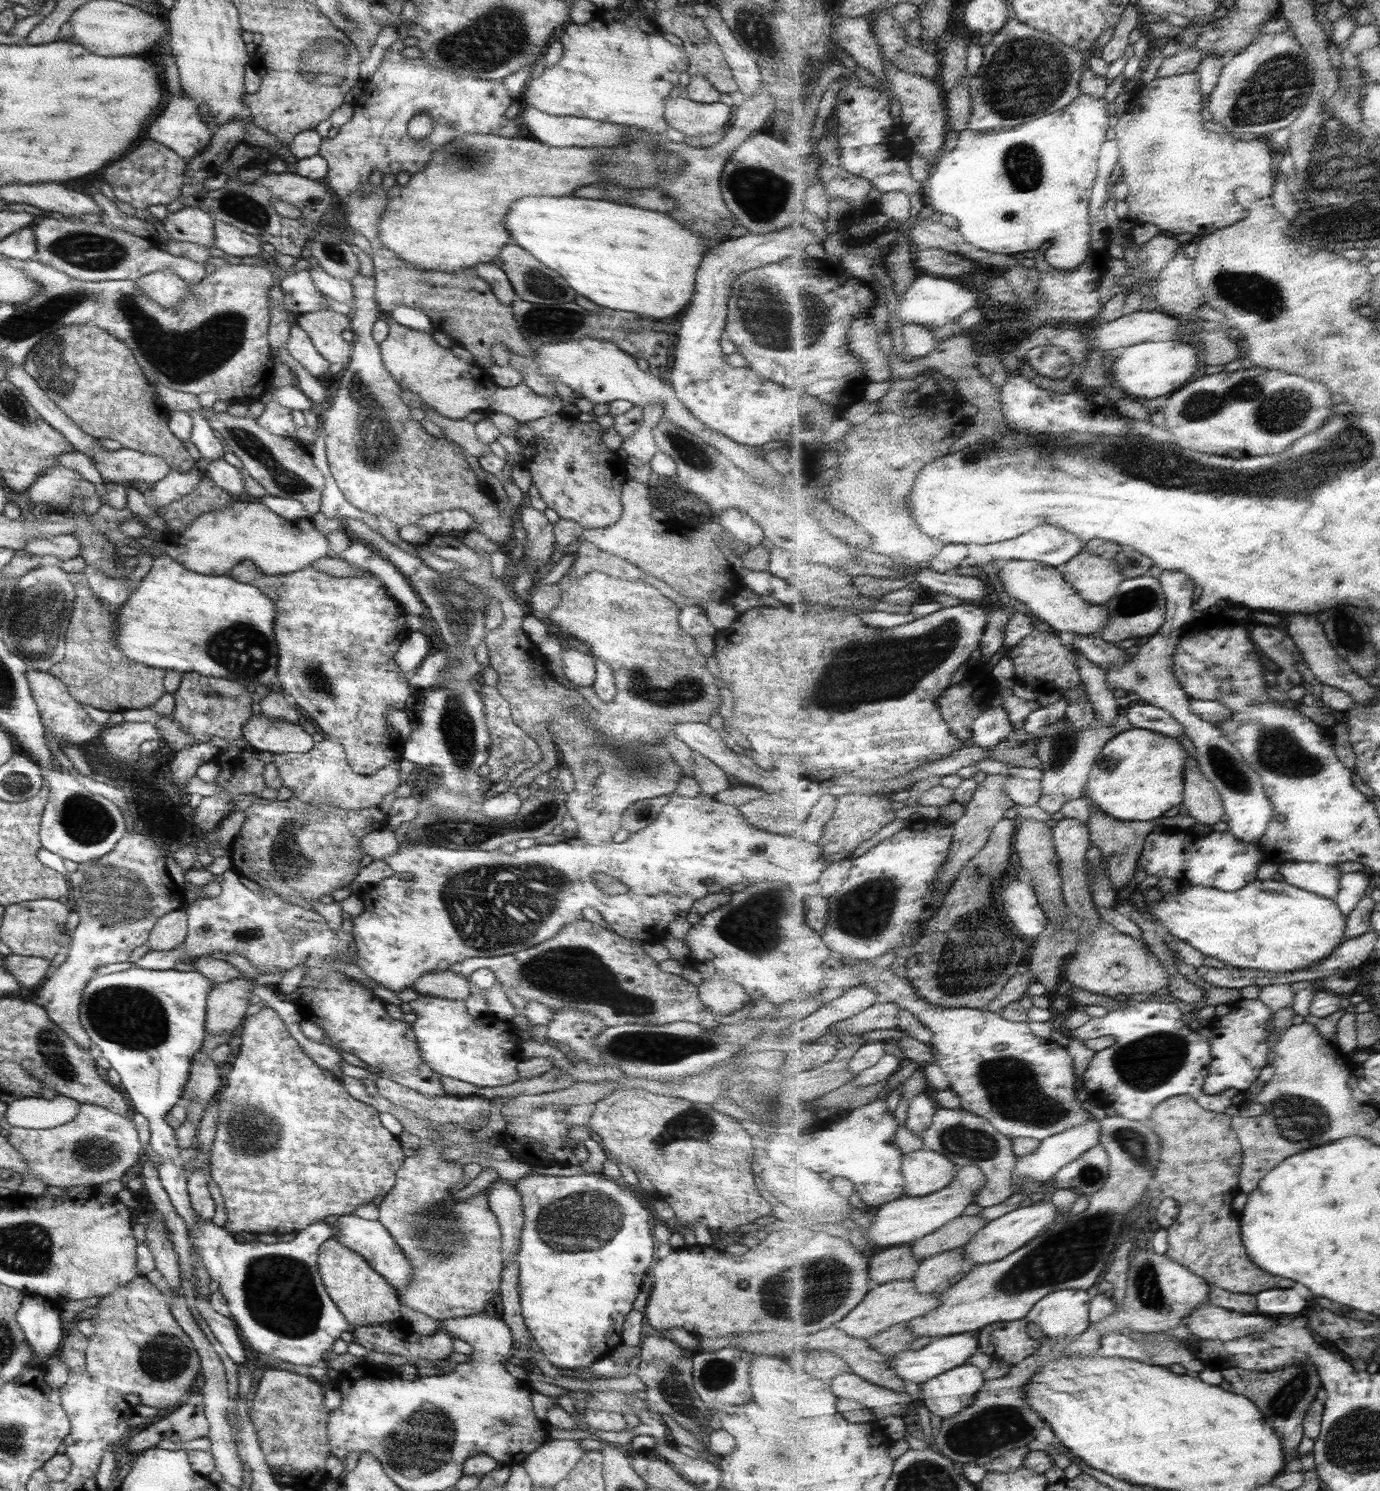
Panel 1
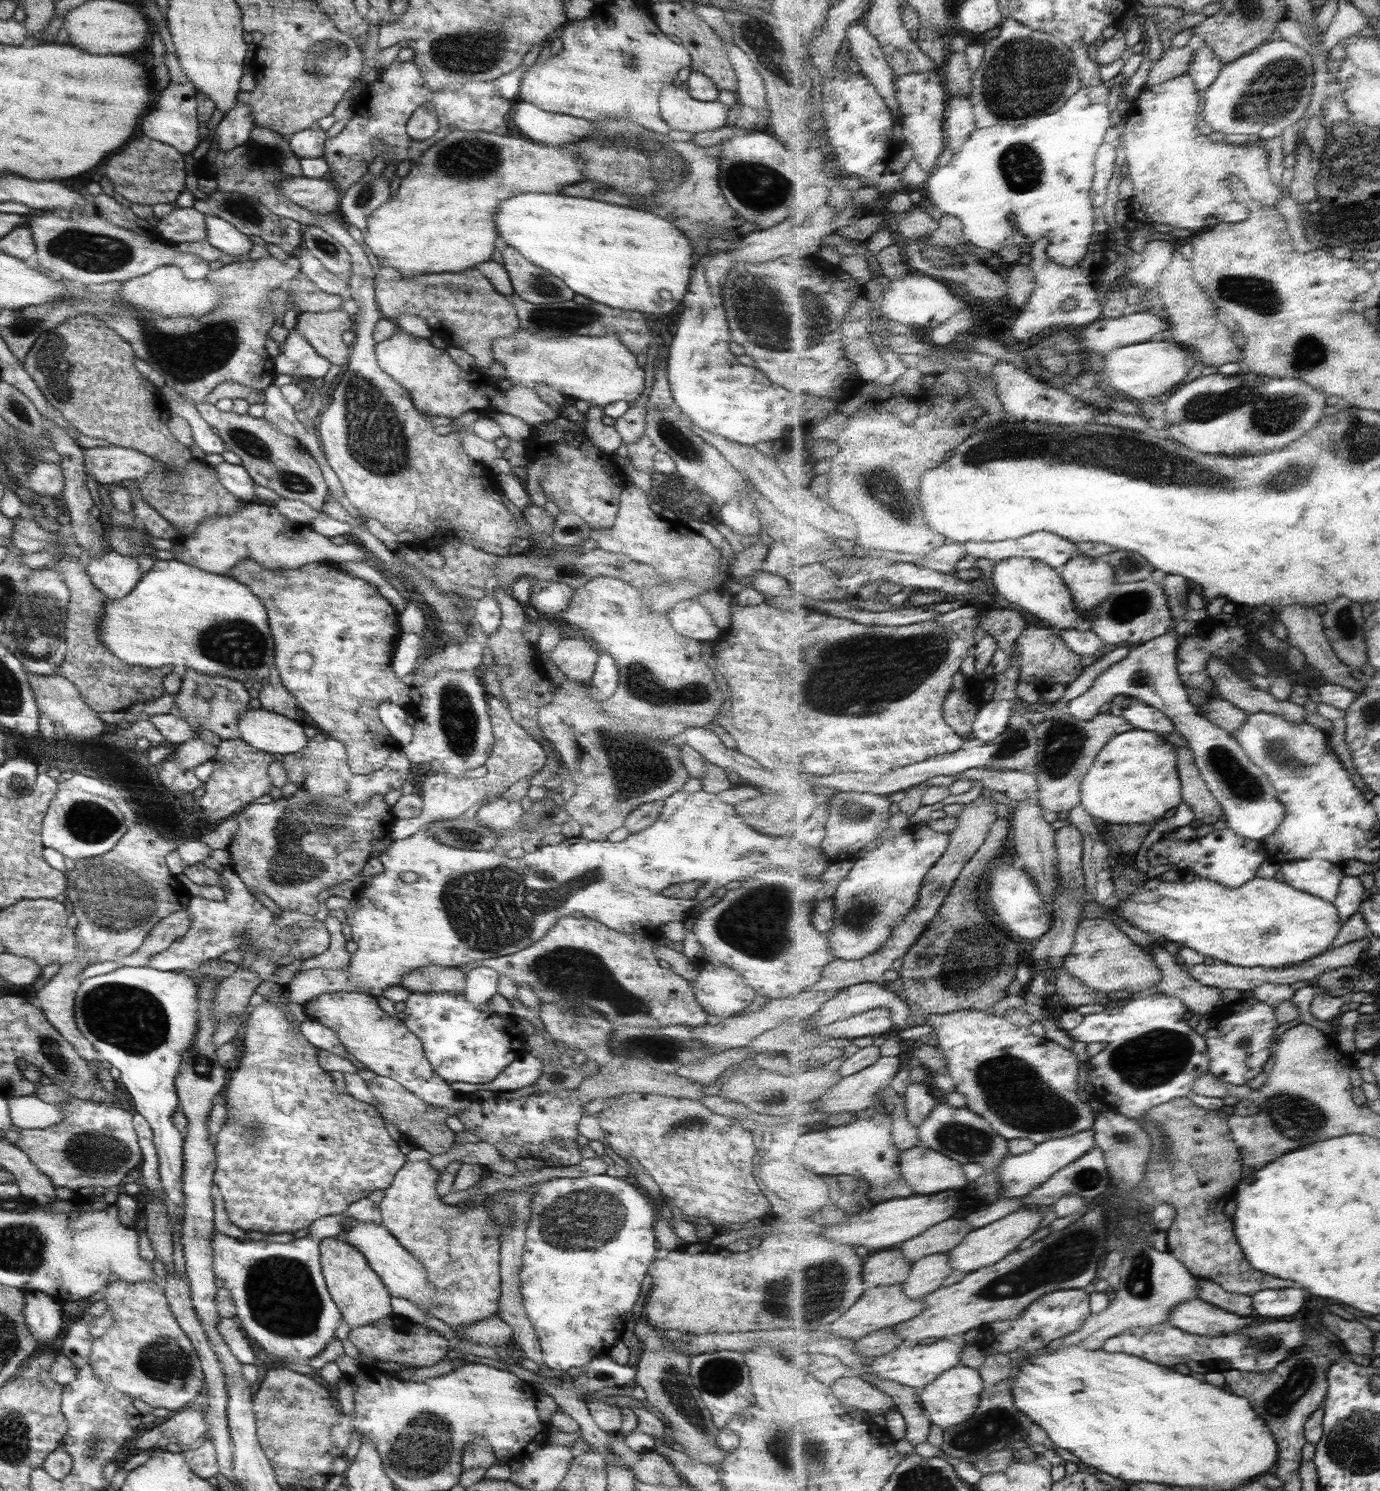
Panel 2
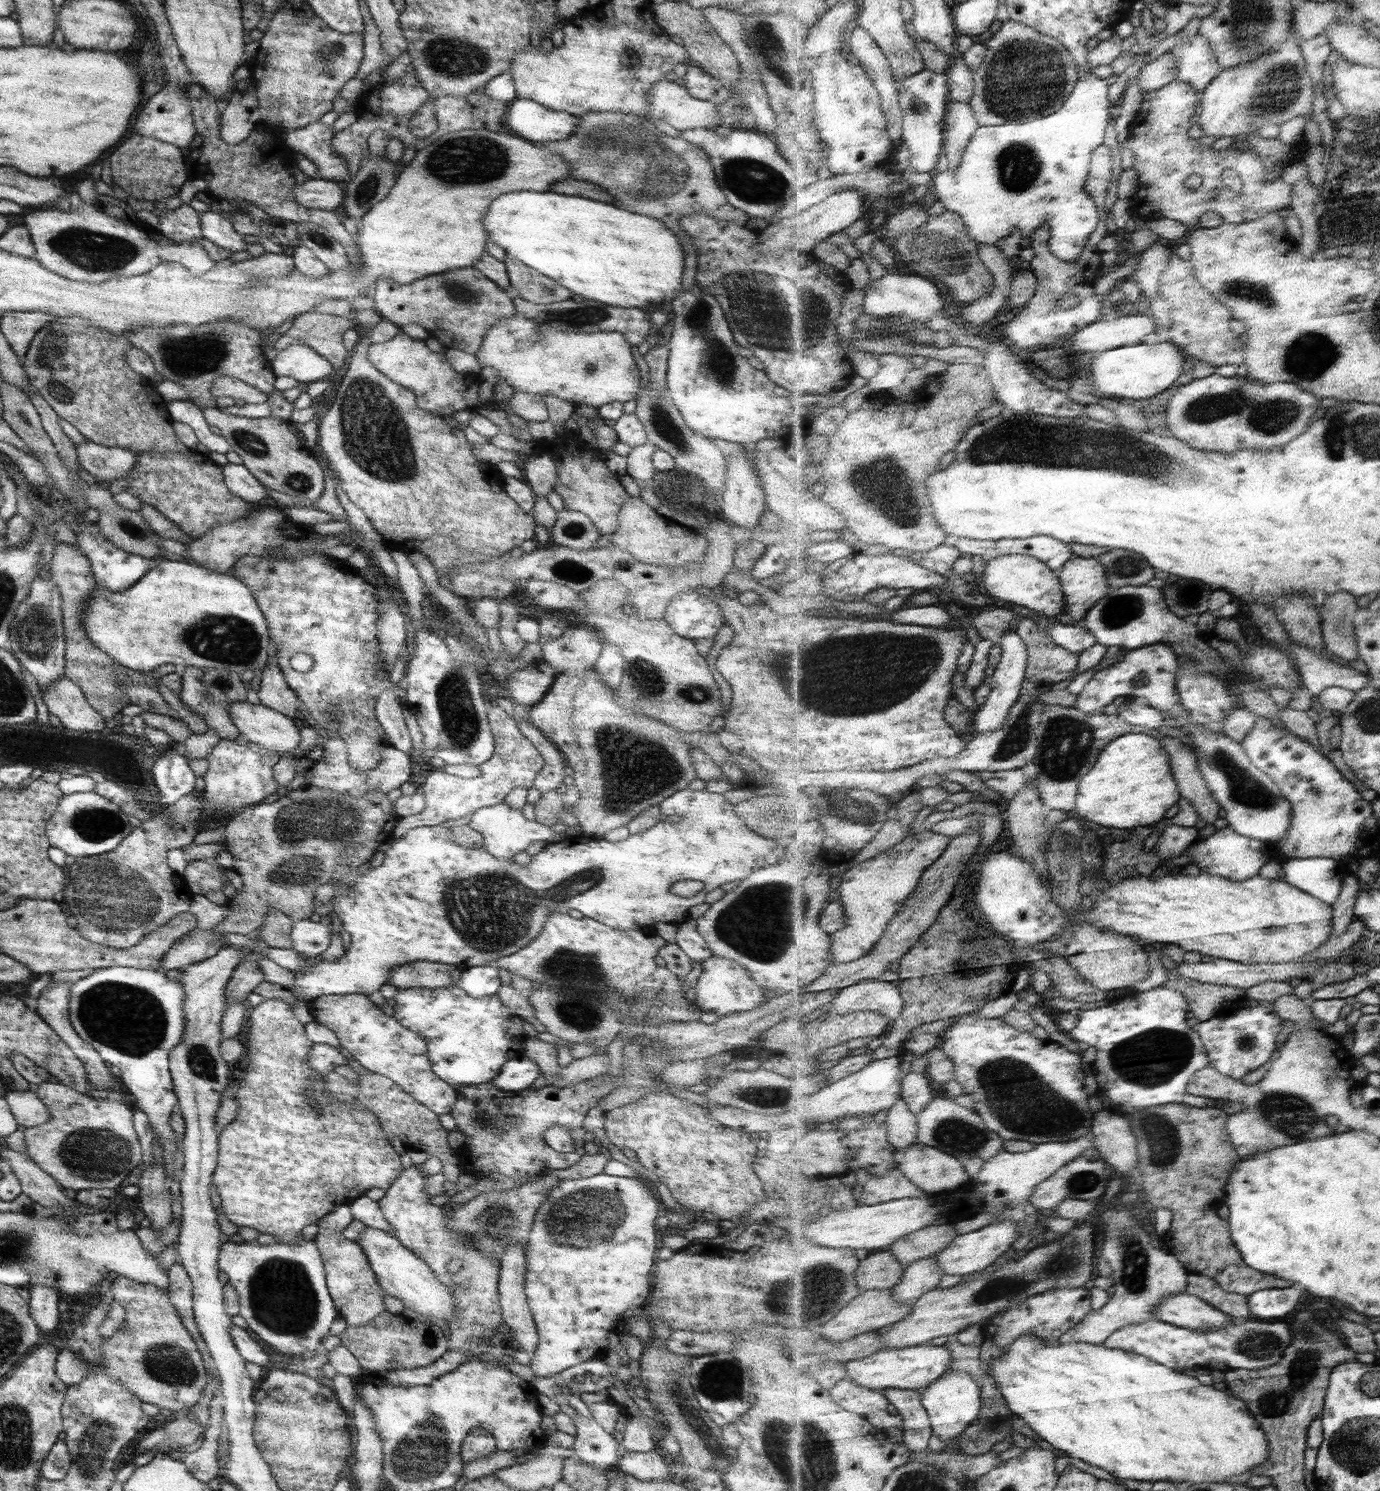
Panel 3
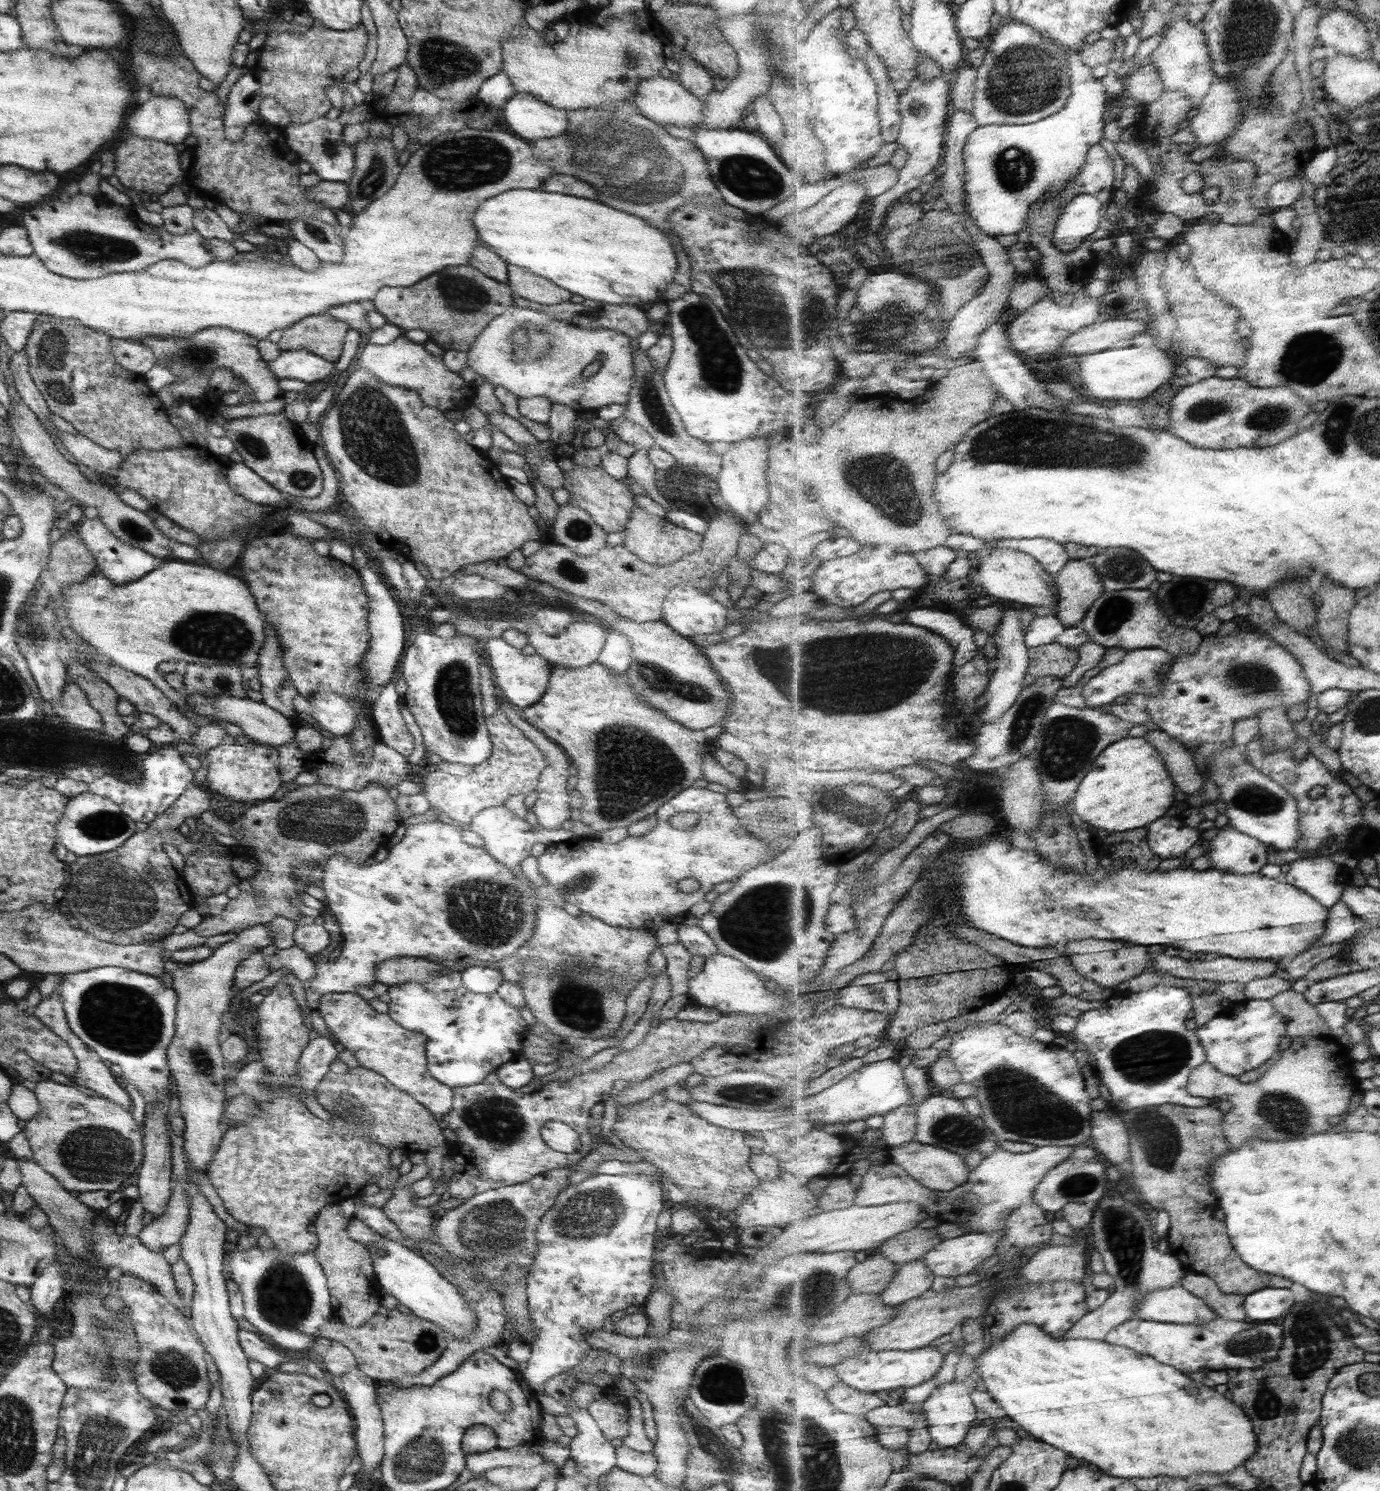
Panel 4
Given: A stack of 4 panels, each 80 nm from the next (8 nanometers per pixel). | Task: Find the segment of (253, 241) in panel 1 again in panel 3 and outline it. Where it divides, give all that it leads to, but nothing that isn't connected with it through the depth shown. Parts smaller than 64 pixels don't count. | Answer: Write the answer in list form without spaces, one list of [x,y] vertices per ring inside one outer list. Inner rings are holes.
[[[217,212],[199,213],[201,237],[209,240],[227,252],[239,252],[245,249],[247,238],[237,234],[232,225]]]

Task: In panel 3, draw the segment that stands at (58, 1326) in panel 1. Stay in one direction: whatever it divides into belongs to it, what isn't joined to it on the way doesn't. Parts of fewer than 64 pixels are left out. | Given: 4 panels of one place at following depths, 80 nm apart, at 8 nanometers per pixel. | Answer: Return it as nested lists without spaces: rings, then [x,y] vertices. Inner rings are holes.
[[[31,1286],[28,1288],[29,1300],[26,1301],[29,1316],[35,1322],[42,1338],[53,1331],[59,1320],[62,1297],[52,1286]]]

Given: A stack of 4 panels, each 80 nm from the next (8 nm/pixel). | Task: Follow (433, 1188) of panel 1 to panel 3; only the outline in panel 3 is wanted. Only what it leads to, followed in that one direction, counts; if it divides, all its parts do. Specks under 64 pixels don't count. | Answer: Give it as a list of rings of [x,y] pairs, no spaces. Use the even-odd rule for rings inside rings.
[[[416,1164],[401,1169],[377,1204],[394,1237],[431,1269],[433,1276],[452,1296],[452,1317],[445,1320],[449,1339],[446,1339],[446,1351],[431,1364],[386,1372],[382,1381],[393,1386],[426,1385],[433,1382],[438,1376],[451,1372],[465,1360],[472,1358],[467,1345],[473,1338],[477,1339],[477,1344],[489,1344],[489,1337],[505,1329],[497,1304],[498,1260],[484,1255],[469,1239],[448,1229],[446,1224],[451,1210],[447,1206],[429,1204],[430,1197],[423,1190],[427,1177]]]

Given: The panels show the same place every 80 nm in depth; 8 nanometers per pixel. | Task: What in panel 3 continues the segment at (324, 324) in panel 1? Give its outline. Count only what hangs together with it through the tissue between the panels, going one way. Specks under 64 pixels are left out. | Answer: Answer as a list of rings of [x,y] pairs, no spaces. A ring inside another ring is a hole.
[[[307,311],[295,315],[291,327],[274,338],[272,347],[278,352],[293,343],[303,343],[312,348],[333,367],[333,372],[343,366],[348,353],[341,343],[345,330],[356,328],[349,317]]]

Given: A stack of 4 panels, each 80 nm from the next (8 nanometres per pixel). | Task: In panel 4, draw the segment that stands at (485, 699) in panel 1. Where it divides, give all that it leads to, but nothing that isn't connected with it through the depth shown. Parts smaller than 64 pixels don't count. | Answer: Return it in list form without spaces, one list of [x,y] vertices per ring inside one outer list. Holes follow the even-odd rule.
[[[500,709],[484,718],[484,723],[492,744],[489,756],[475,766],[475,772],[463,778],[453,778],[451,774],[430,769],[425,775],[420,791],[427,800],[429,808],[421,814],[402,819],[399,824],[407,826],[418,822],[429,822],[437,820],[437,814],[443,814],[460,827],[466,828],[479,811],[501,806],[510,796],[526,796],[534,790],[538,776],[546,763],[544,756],[516,726],[507,721]]]

